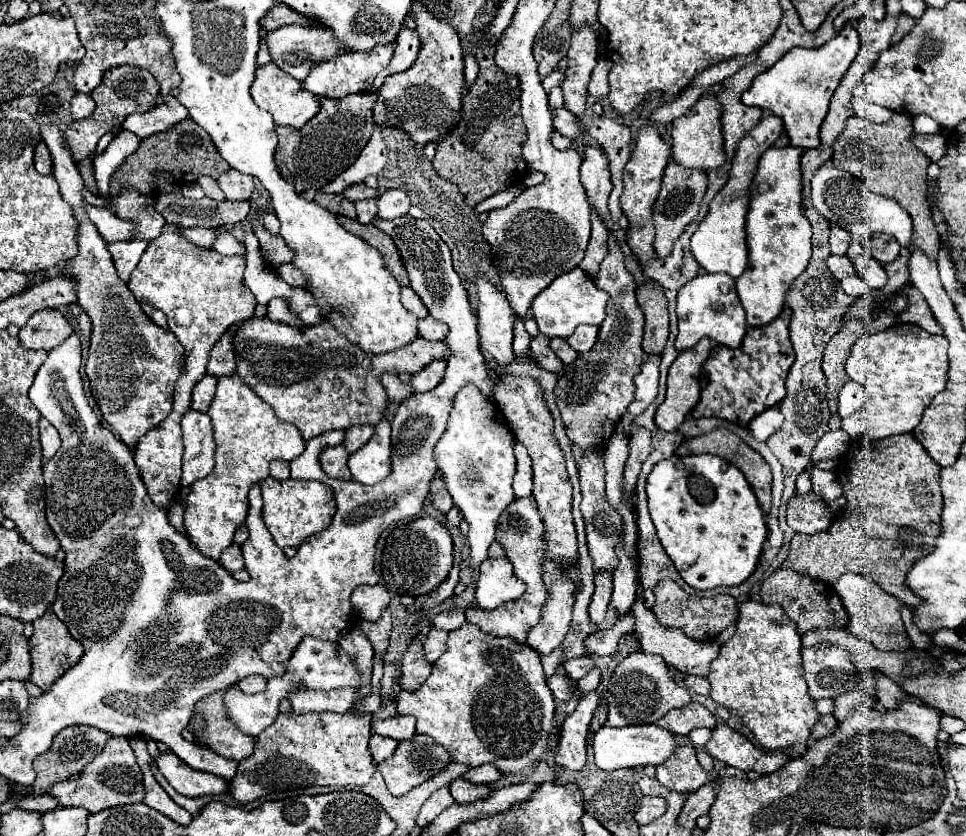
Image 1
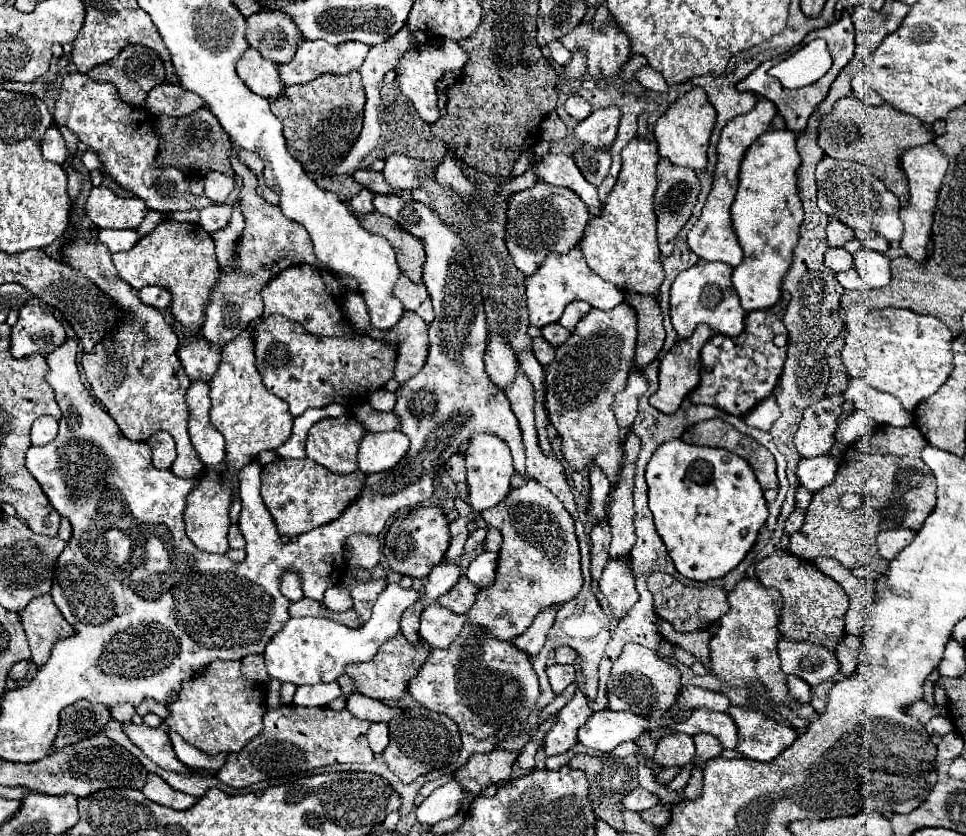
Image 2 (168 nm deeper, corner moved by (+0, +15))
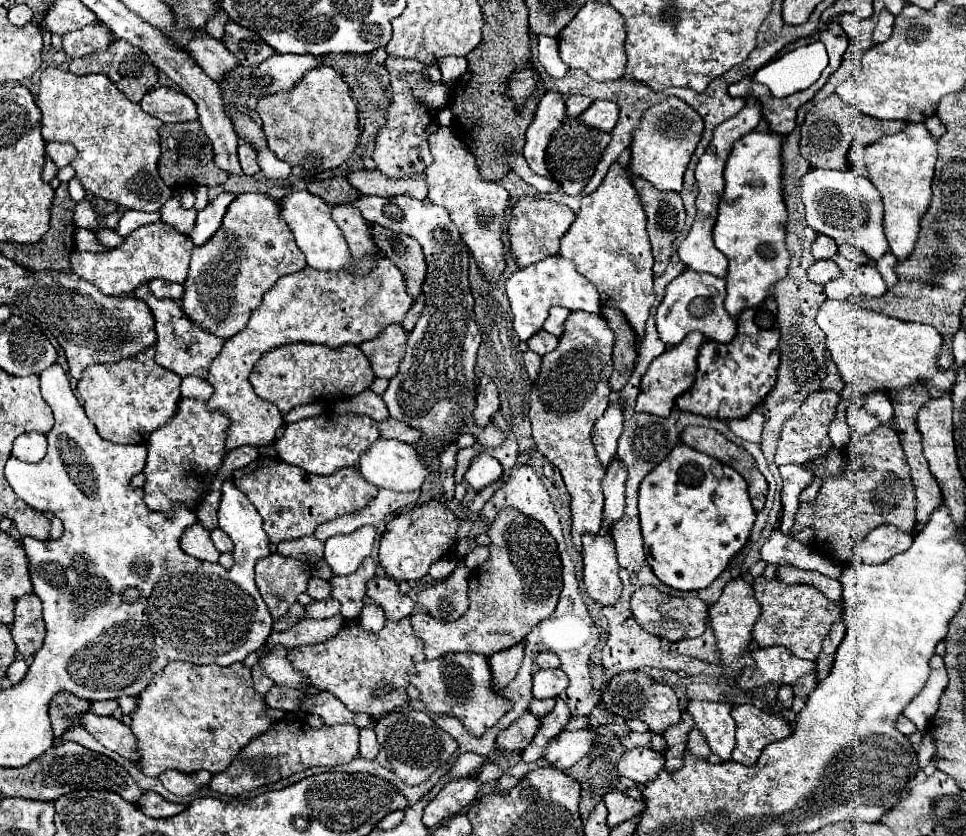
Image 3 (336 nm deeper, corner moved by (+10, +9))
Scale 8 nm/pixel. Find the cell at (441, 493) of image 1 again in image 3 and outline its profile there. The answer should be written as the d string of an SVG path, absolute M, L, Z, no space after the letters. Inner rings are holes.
M462 448L462 450L458 452L458 466L456 466L456 474L454 474L456 482L462 482L462 480L464 480L464 472L468 470L468 466L470 466L472 460L476 458L476 454L478 454L476 448Z

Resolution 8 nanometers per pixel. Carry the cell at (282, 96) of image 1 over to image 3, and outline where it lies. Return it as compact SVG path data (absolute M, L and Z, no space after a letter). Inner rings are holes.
M204 28L196 30L196 38L192 38L192 42L188 42L186 52L216 82L220 82L224 78L224 74L230 72L232 68L236 68L236 64L238 64L236 56L226 50L222 40L214 40L212 36L206 34Z

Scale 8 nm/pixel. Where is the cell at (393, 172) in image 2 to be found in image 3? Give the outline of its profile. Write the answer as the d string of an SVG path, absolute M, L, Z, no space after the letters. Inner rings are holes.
M388 56L384 62L388 74L390 74L390 88L392 88L392 102L386 110L386 122L380 128L372 152L372 160L376 162L376 168L384 172L390 178L400 178L406 174L424 172L432 164L432 154L428 146L428 136L438 130L438 110L428 106L424 100L416 98L412 94L412 86L402 80L404 74L418 72L424 78L428 78L426 64L418 60L406 60L406 58L392 58Z

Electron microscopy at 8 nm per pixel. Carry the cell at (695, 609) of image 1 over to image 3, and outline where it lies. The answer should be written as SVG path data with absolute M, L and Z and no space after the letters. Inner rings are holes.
M644 586L638 588L632 594L630 600L630 610L636 618L636 622L650 634L658 638L666 638L670 642L684 640L684 638L696 638L704 634L706 622L708 622L708 606L700 598L676 598L658 592L654 586Z

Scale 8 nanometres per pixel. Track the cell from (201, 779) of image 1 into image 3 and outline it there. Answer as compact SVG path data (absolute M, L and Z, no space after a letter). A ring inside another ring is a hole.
M92 710L84 712L80 718L80 724L106 748L118 752L120 756L128 760L136 760L136 738L132 730L116 720L114 716L98 716Z

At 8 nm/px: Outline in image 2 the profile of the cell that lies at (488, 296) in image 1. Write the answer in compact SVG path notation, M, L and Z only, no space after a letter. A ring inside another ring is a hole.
M490 332L488 334L488 348L486 348L486 372L490 374L490 380L498 388L506 388L518 370L516 354L510 348L510 342L506 336L500 332Z

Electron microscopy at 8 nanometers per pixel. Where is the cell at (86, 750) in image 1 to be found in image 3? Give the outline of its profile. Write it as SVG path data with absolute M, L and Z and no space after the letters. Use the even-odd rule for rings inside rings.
M58 692L50 702L50 720L54 736L60 738L66 728L80 724L80 714L90 708L90 702L70 692Z

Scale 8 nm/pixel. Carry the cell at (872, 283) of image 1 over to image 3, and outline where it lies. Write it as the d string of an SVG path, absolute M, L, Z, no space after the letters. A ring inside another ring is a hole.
M866 264L866 266L858 266L854 270L856 276L856 288L860 294L864 296L884 296L886 292L886 284L880 276L880 272L876 270L874 264Z

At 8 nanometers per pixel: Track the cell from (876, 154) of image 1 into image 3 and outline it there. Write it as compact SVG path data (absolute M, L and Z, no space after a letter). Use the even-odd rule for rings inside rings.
M832 94L808 110L804 124L800 126L800 132L802 132L800 154L808 160L808 164L812 168L844 170L850 166L848 150L852 144L872 144L882 136L904 130L904 126L906 126L906 122L900 122L900 120L878 120L878 118L866 116L866 114L858 112L854 106L842 102L838 94Z

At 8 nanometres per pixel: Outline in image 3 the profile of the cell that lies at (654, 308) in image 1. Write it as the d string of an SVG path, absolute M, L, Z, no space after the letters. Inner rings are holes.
M602 308L600 314L608 322L610 330L616 334L616 342L614 342L614 350L612 350L614 372L610 376L610 388L614 392L620 392L626 386L626 382L628 382L632 370L634 370L636 358L638 358L636 334L630 328L630 324L626 322L624 314L620 314L620 310L616 310L616 308Z

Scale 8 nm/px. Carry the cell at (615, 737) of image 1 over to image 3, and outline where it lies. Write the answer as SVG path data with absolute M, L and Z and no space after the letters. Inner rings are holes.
M582 728L576 732L564 730L556 738L552 738L552 742L548 742L542 758L552 768L566 770L594 748L594 738L596 734L590 728Z

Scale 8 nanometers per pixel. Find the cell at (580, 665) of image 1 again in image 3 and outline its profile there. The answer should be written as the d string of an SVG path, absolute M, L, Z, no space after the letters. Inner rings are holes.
M540 652L540 654L536 654L534 662L536 662L540 668L560 668L560 660L558 660L556 654L552 654L552 652Z

